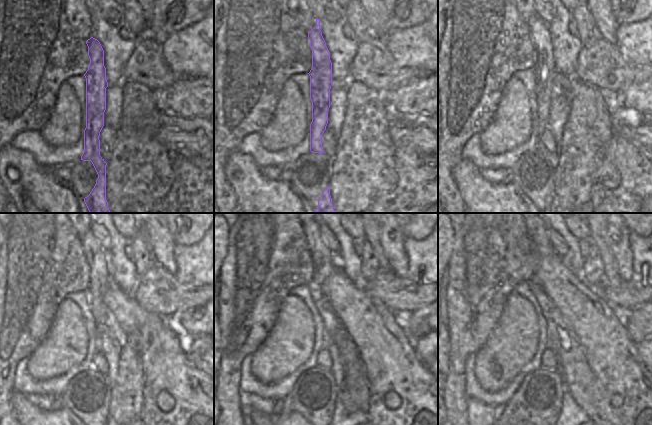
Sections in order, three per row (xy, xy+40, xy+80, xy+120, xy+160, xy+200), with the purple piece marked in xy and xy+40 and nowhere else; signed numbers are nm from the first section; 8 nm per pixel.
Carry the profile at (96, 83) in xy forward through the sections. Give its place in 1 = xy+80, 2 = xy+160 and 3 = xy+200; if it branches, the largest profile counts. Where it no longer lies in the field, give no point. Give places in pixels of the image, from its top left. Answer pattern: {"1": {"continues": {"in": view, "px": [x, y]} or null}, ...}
{"1": {"continues": {"in": "xy+80", "px": [545, 70]}}, "2": {"continues": {"in": "xy+160", "px": [321, 256]}}, "3": {"continues": {"in": "xy+200", "px": [537, 233]}}}

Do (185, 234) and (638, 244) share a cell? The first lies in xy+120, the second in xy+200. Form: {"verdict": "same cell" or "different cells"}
{"verdict": "different cells"}

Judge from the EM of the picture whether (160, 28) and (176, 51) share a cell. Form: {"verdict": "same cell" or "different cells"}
{"verdict": "different cells"}

